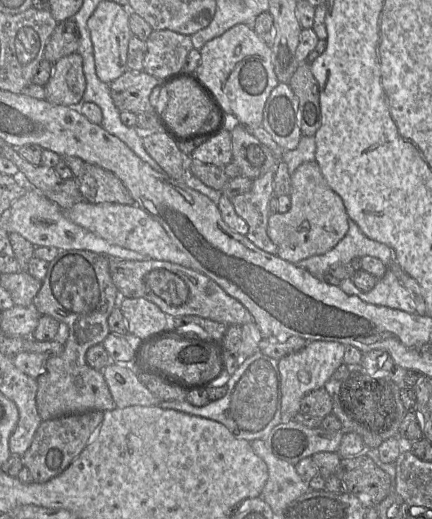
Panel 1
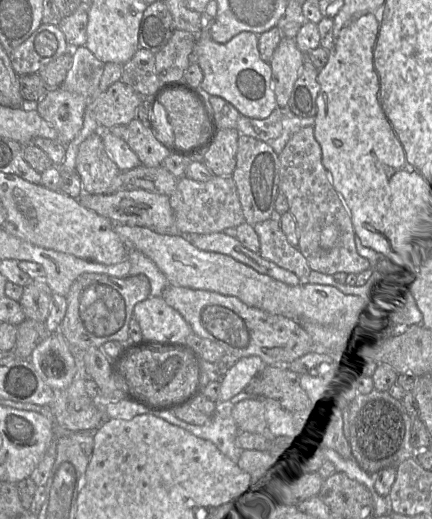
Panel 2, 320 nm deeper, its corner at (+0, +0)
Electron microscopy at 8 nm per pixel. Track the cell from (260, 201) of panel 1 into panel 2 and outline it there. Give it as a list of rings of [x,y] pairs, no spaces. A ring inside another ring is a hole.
[[[268,219],[253,227],[260,241],[260,256],[293,272],[301,282],[307,282],[311,268],[298,248],[288,242],[279,222]]]

